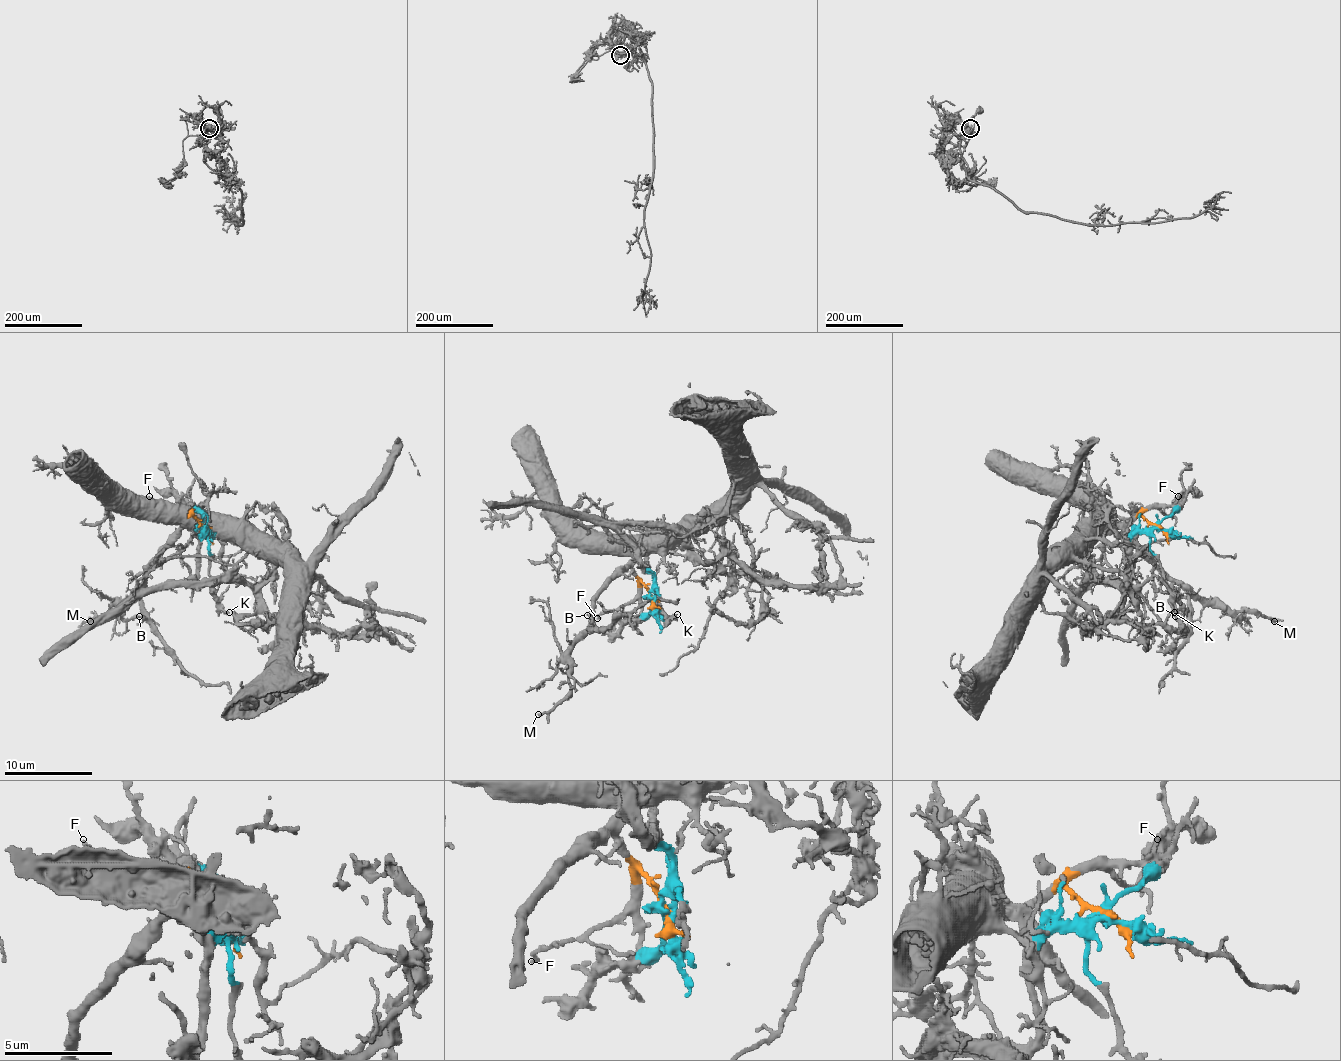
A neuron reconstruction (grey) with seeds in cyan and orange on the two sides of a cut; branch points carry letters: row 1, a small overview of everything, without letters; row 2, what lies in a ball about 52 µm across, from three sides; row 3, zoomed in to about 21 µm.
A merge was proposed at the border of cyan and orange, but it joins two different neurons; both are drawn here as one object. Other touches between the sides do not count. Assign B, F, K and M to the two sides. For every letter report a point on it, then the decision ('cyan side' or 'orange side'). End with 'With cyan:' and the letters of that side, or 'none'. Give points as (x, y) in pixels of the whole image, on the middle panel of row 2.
B: at (587, 615); orange side
F: at (597, 618); orange side
K: at (677, 614); cyan side
M: at (538, 714); orange side
With cyan: K

